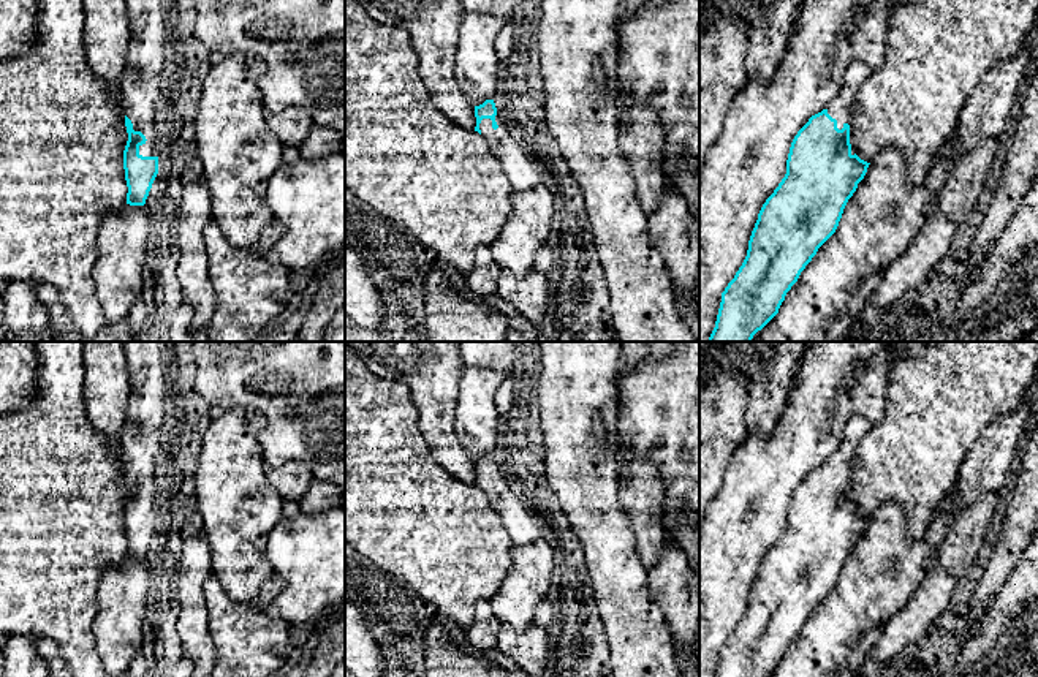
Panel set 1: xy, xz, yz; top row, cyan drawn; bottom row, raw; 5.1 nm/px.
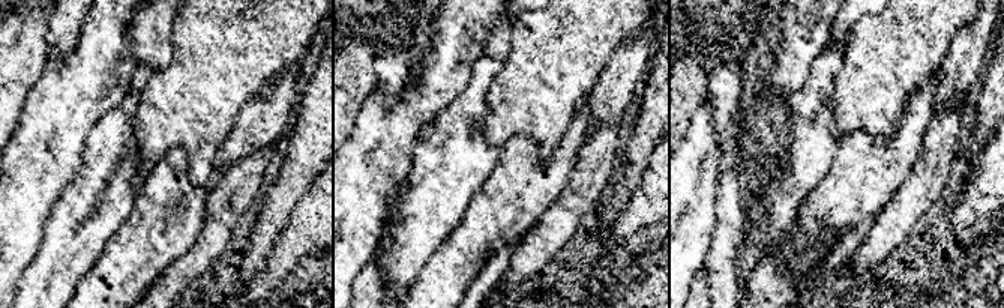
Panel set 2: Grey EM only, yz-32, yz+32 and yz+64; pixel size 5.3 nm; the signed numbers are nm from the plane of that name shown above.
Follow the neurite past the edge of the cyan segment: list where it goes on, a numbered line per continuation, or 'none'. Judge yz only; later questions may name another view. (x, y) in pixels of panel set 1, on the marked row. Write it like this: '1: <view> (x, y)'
1: yz (841, 108)

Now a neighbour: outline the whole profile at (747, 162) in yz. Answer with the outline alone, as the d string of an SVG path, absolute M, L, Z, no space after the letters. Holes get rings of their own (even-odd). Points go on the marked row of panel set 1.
M804 0L772 81L748 78L733 98L720 136L699 171L699 342L709 340L722 293L747 256L758 214L786 174L794 136L837 96L853 62L848 41L853 21L872 2Z

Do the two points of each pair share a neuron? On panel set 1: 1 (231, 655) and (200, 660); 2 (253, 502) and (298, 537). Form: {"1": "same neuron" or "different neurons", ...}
{"1": "different neurons", "2": "different neurons"}

